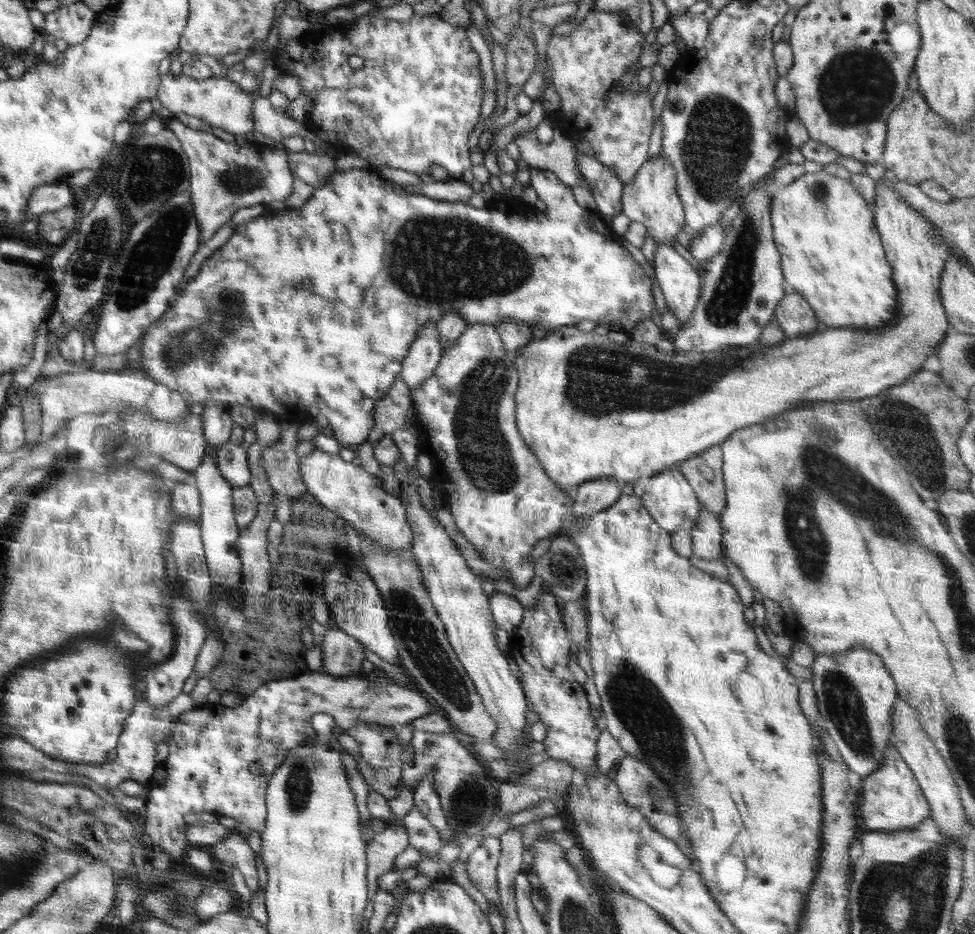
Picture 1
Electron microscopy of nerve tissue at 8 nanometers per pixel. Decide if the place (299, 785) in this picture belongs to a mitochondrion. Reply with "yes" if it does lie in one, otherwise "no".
yes

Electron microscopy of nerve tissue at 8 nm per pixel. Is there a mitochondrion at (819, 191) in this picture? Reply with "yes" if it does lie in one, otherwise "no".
yes

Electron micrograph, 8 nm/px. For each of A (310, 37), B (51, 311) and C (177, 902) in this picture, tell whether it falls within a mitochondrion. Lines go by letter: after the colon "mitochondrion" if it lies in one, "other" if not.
A: other
B: other
C: mitochondrion

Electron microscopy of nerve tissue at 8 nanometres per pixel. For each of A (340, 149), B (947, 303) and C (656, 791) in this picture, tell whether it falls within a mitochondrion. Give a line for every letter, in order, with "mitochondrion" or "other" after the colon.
A: other
B: other
C: mitochondrion

